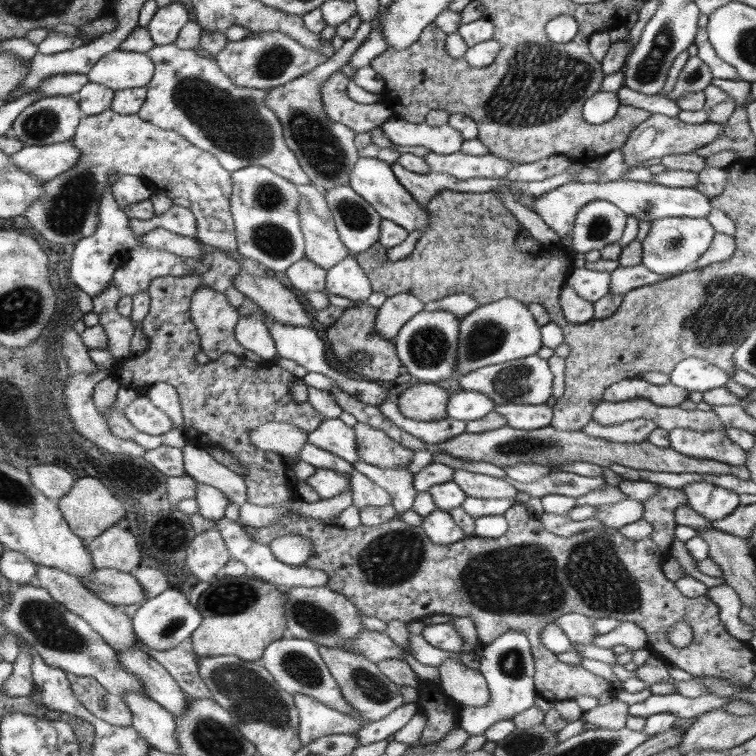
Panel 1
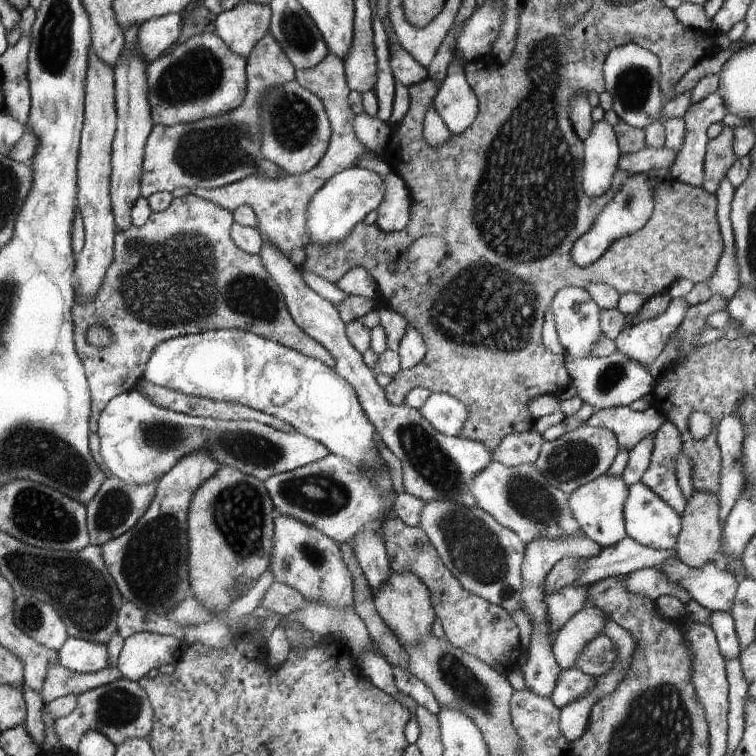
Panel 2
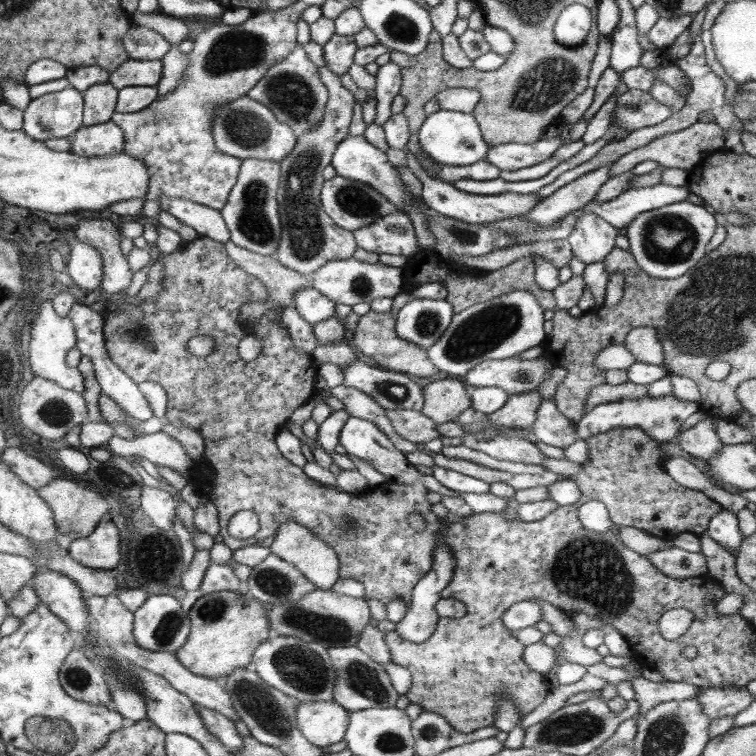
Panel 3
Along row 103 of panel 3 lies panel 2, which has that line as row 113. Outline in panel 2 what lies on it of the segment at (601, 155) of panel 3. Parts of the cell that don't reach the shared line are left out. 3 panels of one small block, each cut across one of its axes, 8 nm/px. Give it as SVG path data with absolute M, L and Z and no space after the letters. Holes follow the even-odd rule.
M718 93L710 94L710 96L706 96L699 103L692 103L688 107L686 114L682 116L682 120L684 120L684 142L682 142L682 150L676 155L676 160L669 170L672 178L680 180L684 184L702 189L702 184L704 184L703 164L709 142L707 130L711 124L721 123L726 118L726 114L728 114L728 109Z

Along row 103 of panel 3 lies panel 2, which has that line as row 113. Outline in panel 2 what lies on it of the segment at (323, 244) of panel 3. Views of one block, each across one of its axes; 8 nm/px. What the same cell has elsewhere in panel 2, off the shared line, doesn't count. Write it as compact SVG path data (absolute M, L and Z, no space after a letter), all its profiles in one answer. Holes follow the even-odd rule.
M334 54L326 55L326 58L308 70L295 70L295 81L305 88L310 90L322 101L322 106L326 110L328 120L330 121L332 138L326 149L326 154L322 156L320 164L314 166L310 172L304 174L288 174L280 178L264 178L264 176L248 176L240 182L228 184L224 188L215 188L212 190L204 190L203 188L190 188L188 195L195 194L200 198L204 198L214 204L225 208L230 212L234 212L239 206L250 206L258 218L257 231L264 240L270 240L270 244L274 244L278 248L278 252L290 256L291 252L297 248L305 247L310 242L310 232L308 232L308 204L314 198L314 194L339 172L344 172L349 168L356 168L358 158L363 155L372 154L376 158L385 161L385 152L376 154L372 150L368 150L354 132L354 117L357 113L348 104L348 98L351 90L347 84L345 68L342 60Z

